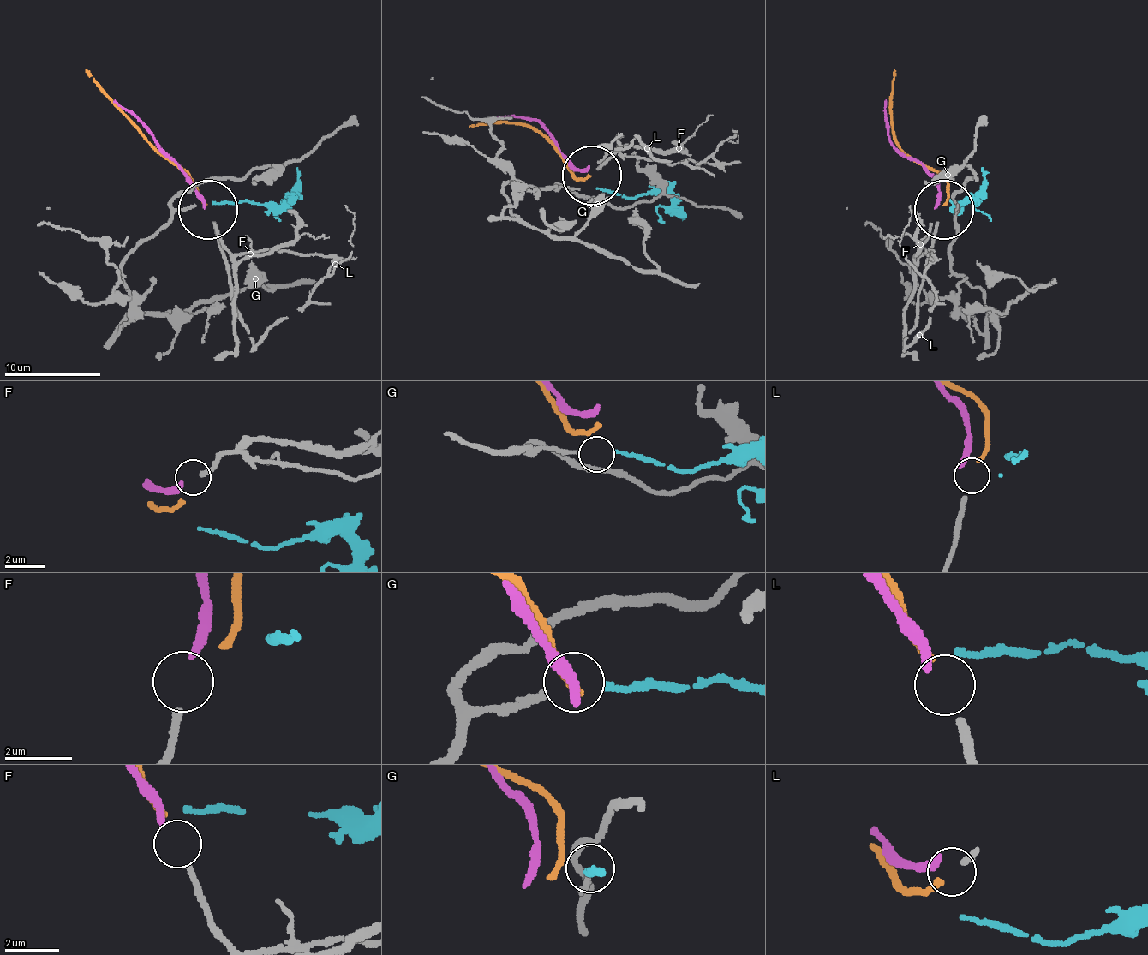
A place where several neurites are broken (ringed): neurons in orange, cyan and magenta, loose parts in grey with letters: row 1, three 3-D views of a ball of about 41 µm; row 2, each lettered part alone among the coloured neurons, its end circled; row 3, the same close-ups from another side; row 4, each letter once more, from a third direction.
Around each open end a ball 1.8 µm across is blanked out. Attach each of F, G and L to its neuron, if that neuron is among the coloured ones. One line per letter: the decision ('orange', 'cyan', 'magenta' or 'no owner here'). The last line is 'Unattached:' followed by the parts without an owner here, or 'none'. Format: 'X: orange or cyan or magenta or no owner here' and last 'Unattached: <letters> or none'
F: magenta
G: cyan
L: orange
Unattached: none

